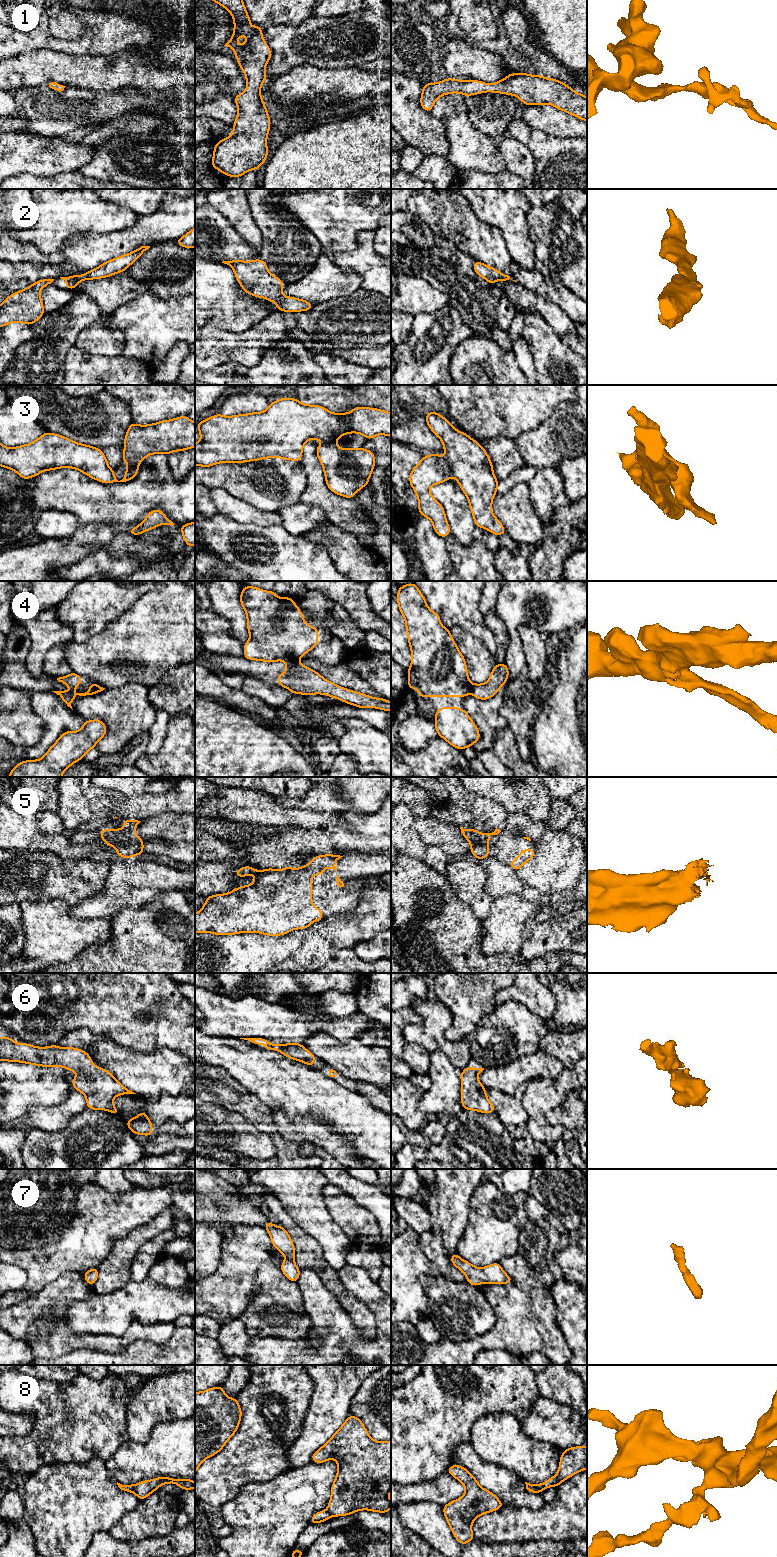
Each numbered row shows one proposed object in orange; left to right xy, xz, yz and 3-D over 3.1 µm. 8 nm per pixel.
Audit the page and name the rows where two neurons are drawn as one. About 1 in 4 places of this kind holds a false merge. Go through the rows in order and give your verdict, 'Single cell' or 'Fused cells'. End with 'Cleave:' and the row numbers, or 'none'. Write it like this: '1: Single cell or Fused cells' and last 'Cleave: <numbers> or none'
1: Single cell
2: Single cell
3: Fused cells
4: Fused cells
5: Single cell
6: Single cell
7: Single cell
8: Fused cells
Cleave: 3, 4, 8

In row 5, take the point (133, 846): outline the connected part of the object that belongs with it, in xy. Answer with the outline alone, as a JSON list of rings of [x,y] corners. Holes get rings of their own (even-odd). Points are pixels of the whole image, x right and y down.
[[[124,818],[123,829],[100,829],[100,836],[105,845],[114,846],[117,855],[124,859],[145,853],[142,837],[134,833],[134,829],[141,821]]]

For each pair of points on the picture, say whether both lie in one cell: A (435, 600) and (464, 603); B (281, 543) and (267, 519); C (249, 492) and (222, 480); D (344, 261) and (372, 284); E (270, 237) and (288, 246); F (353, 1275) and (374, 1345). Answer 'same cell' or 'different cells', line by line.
A: same cell
B: different cells
C: same cell
D: same cell
E: same cell
F: same cell

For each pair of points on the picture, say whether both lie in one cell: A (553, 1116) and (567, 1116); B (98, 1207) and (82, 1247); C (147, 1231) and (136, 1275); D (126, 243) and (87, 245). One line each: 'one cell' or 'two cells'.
A: one cell
B: one cell
C: two cells
D: one cell

